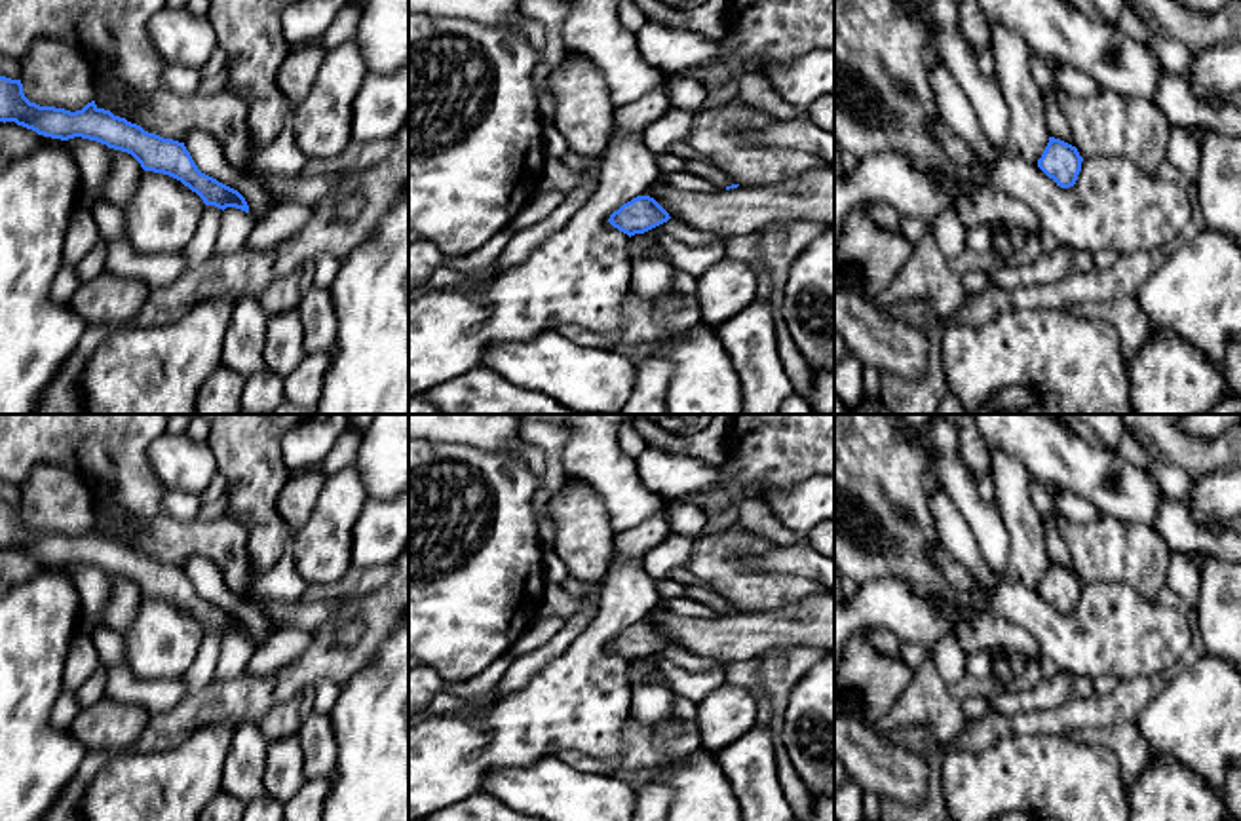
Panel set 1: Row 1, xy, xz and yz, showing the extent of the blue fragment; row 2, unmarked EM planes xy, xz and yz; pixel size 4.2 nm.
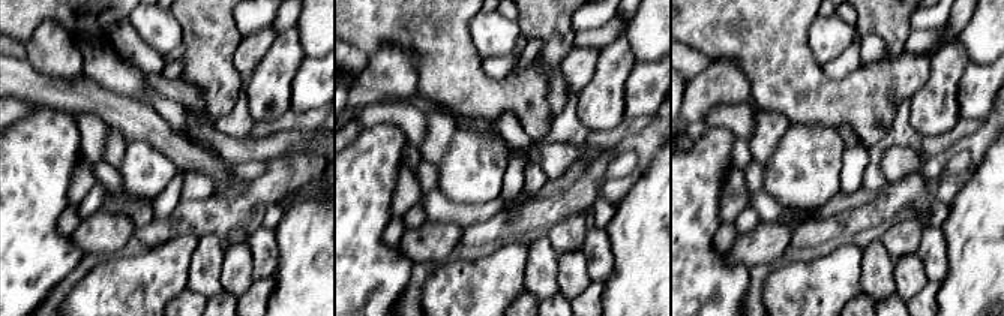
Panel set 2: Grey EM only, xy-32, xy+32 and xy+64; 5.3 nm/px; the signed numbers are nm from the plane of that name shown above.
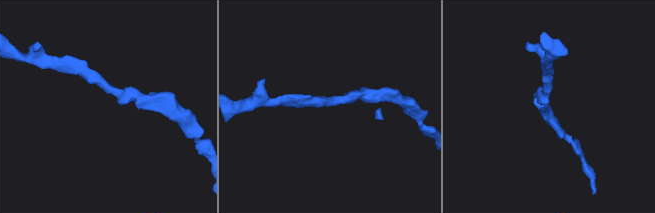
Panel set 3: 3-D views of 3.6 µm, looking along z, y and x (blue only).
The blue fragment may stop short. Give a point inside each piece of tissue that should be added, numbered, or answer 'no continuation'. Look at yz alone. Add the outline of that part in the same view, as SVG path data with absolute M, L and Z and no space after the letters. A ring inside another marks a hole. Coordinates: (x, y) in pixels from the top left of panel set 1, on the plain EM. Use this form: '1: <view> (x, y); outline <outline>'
no continuation

